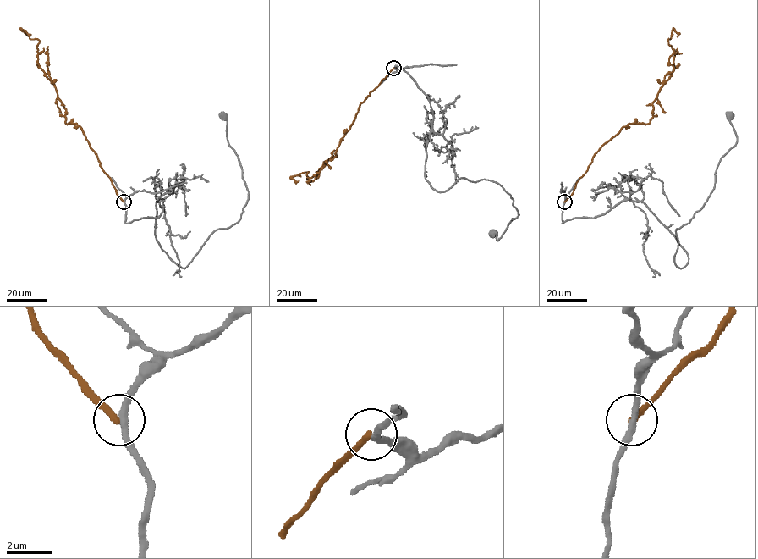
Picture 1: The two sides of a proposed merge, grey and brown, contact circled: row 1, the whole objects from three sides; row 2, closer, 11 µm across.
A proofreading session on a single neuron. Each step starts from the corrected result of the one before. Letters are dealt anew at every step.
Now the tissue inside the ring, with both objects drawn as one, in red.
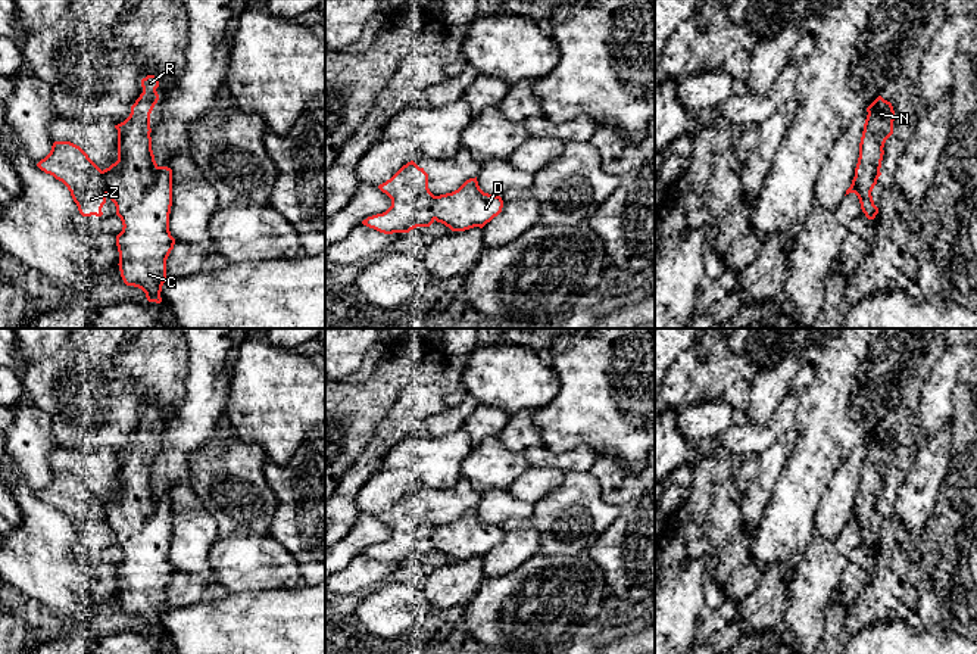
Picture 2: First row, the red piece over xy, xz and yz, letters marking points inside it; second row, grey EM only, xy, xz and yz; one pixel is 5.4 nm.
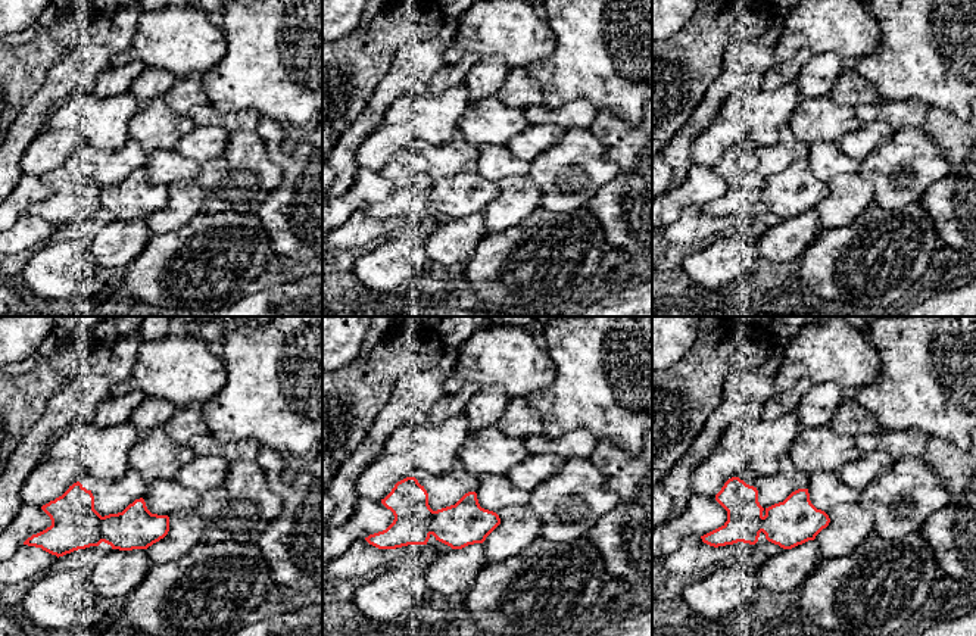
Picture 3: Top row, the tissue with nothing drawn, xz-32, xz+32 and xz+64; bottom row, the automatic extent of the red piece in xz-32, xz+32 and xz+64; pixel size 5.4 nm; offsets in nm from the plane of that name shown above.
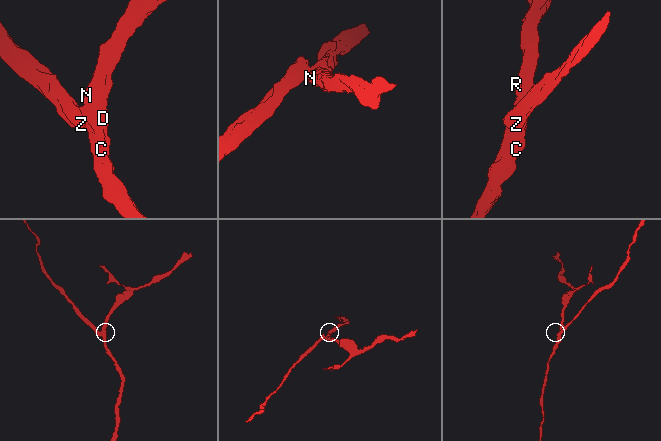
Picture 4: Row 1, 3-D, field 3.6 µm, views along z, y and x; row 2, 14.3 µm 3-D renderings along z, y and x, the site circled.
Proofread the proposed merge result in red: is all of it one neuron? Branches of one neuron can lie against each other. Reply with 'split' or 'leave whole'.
split

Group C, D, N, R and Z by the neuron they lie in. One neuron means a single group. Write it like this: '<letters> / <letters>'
C D N R / Z

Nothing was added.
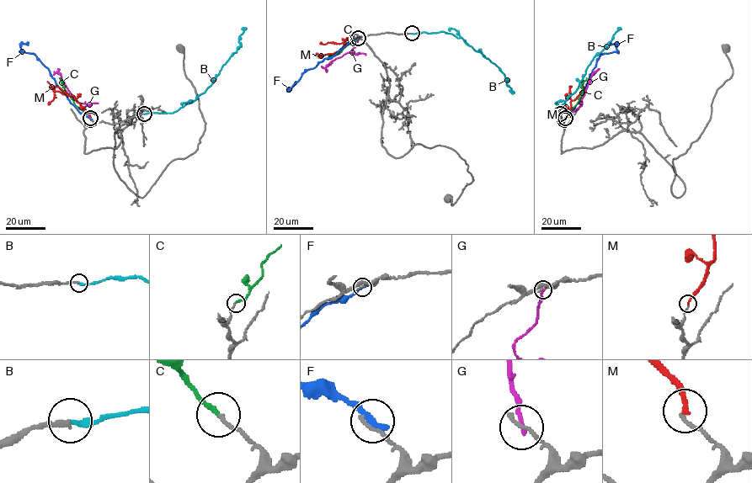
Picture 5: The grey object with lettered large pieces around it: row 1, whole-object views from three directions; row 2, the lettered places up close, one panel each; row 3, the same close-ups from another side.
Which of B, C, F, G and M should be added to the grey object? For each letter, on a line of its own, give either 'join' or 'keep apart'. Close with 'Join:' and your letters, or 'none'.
B: keep apart
C: join
F: keep apart
G: keep apart
M: keep apart
Join: C

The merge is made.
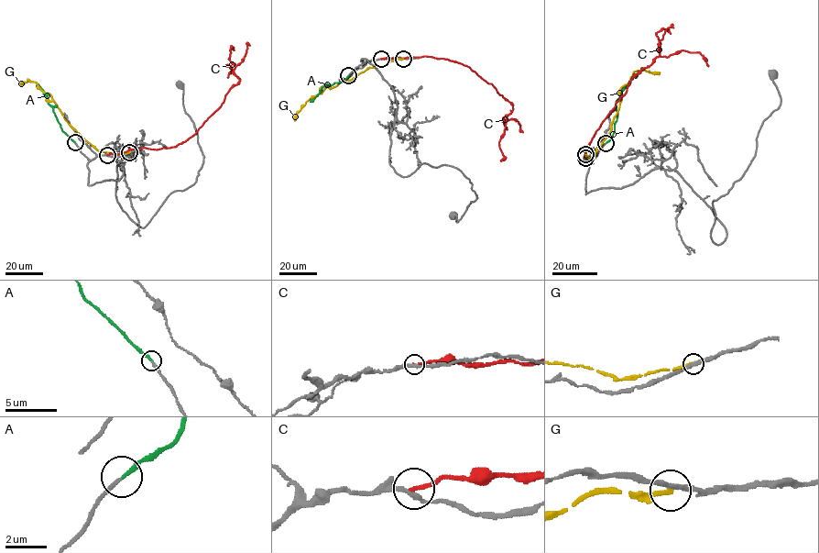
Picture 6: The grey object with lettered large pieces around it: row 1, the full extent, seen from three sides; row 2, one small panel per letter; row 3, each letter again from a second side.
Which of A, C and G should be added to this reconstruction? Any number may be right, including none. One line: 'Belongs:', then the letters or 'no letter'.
Belongs: A

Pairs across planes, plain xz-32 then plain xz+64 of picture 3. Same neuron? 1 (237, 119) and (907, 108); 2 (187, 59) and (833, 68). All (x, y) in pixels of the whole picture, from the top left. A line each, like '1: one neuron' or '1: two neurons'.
1: one neuron
2: two neurons

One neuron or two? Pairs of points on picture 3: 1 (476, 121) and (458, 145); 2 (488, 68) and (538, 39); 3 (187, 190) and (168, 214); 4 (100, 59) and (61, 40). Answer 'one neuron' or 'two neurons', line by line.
1: two neurons
2: two neurons
3: one neuron
4: two neurons

